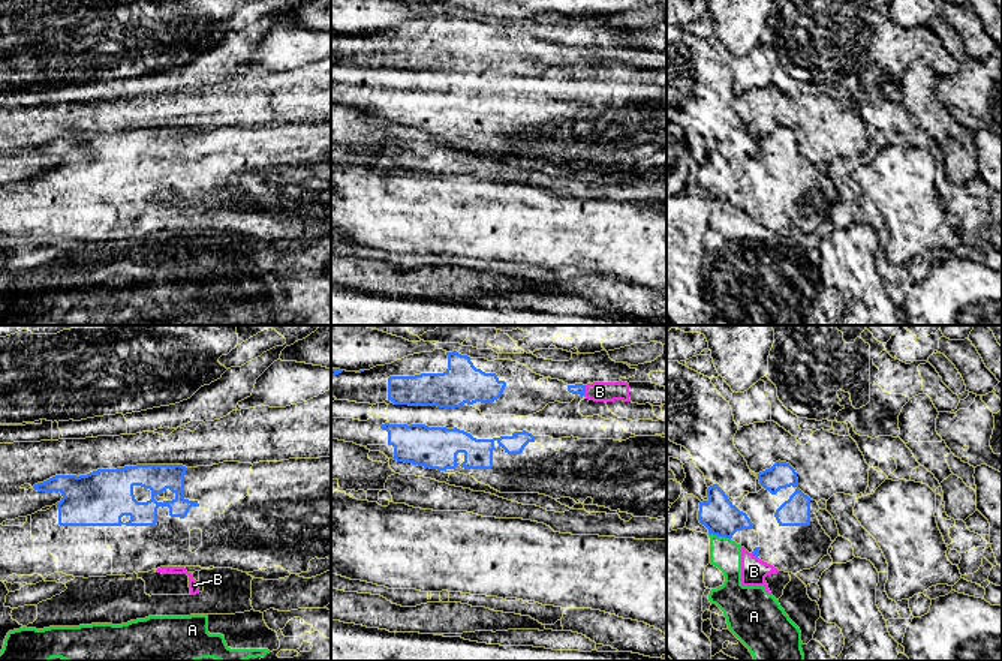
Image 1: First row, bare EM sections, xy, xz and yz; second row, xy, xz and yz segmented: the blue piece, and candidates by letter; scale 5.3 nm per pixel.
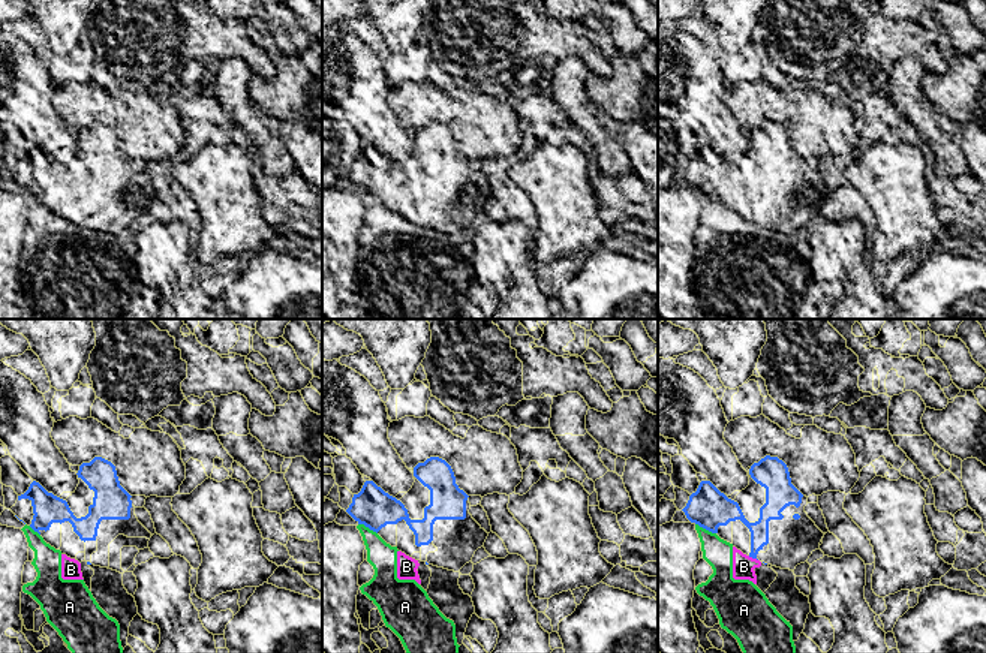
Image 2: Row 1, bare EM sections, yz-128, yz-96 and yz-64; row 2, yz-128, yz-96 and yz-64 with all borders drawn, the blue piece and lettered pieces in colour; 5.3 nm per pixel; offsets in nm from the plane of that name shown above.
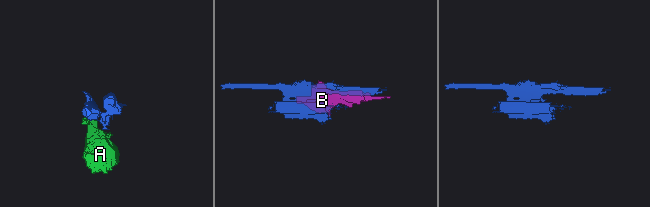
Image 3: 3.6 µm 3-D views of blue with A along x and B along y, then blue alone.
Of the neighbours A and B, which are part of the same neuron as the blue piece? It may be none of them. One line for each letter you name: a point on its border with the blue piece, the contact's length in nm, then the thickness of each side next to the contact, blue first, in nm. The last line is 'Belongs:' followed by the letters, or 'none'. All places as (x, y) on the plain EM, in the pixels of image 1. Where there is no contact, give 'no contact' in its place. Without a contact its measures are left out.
Belongs: none

